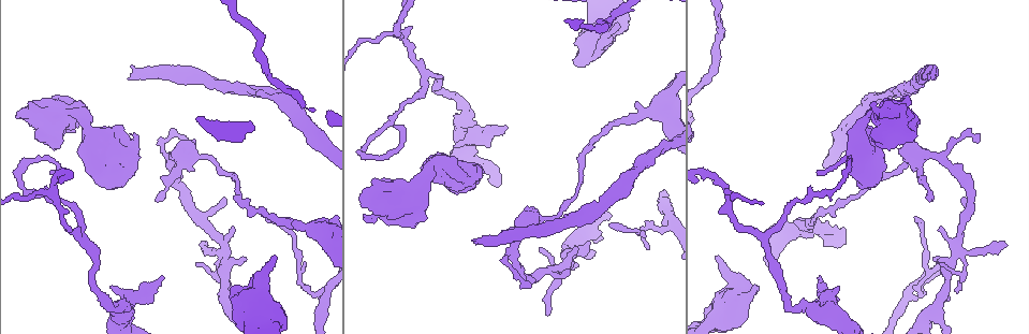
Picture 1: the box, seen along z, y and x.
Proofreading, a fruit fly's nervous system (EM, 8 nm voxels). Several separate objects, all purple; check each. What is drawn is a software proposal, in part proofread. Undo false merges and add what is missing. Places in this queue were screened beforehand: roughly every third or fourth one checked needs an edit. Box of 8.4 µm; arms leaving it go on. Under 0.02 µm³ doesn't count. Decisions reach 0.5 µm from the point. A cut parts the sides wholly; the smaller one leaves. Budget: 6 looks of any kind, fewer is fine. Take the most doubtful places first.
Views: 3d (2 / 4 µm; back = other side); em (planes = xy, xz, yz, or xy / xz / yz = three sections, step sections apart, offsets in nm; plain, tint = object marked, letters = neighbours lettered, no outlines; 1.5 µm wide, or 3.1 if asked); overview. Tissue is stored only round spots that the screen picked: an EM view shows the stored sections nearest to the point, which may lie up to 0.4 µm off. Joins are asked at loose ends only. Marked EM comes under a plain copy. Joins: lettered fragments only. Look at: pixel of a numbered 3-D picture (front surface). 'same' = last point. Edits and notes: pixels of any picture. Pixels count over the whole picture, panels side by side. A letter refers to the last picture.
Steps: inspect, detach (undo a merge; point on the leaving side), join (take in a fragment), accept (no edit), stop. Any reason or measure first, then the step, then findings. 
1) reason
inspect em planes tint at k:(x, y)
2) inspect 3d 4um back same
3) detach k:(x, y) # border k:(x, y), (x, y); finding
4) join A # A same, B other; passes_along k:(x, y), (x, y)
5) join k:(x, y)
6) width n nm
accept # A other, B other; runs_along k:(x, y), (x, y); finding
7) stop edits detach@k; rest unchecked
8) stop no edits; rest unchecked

stops while still wide
inspect 3d 4um at 1:(73, 132)

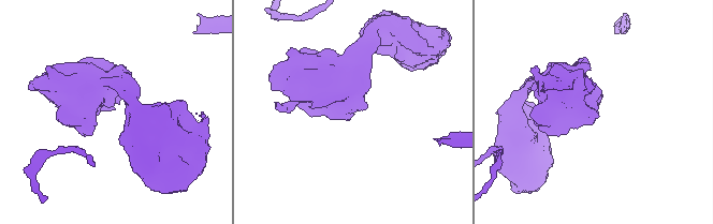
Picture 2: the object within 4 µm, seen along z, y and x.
inspect em planes tint at 2:(113, 108)

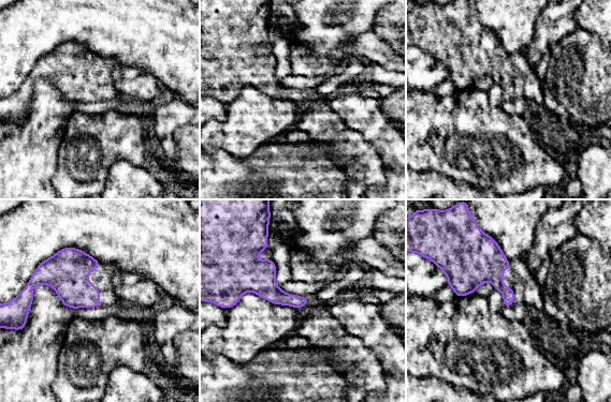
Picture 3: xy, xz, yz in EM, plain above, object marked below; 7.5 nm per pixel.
inspect em planes letters same

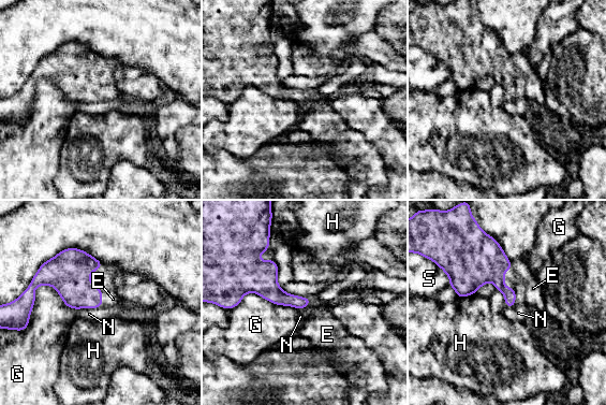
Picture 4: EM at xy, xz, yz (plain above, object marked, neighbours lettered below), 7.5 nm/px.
join 4:(533, 288) # E same, G other, H other, N other, S other; the neuron continues

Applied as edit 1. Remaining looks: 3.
sudden change in width
inspect 3d 2um at 1:(465, 123)

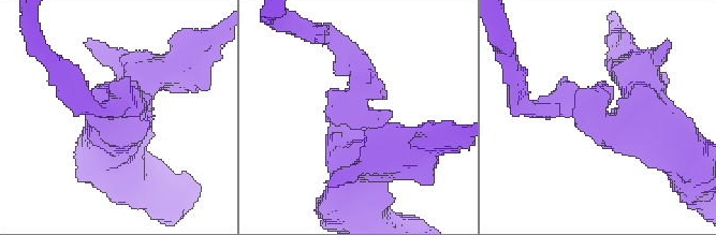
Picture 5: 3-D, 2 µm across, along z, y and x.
now the EM
inspect em planes letters at 5:(356, 115)

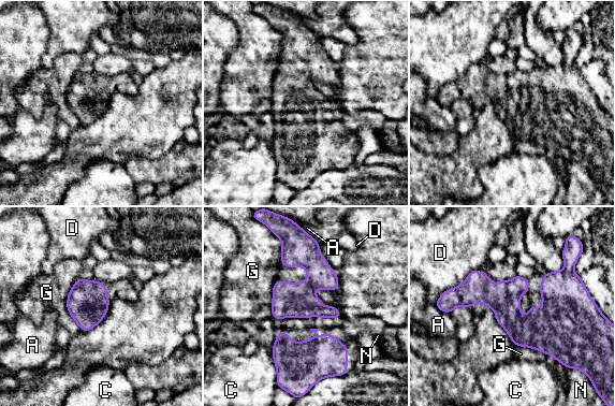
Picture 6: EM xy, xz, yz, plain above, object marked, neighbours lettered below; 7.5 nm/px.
accept # A other, C other, D other, G other, N other; border 6:(76, 278), (67, 309), (81, 330); all the same neuron

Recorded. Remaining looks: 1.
tapers out
inspect em xz step 8 letters at 1:(548, 314)

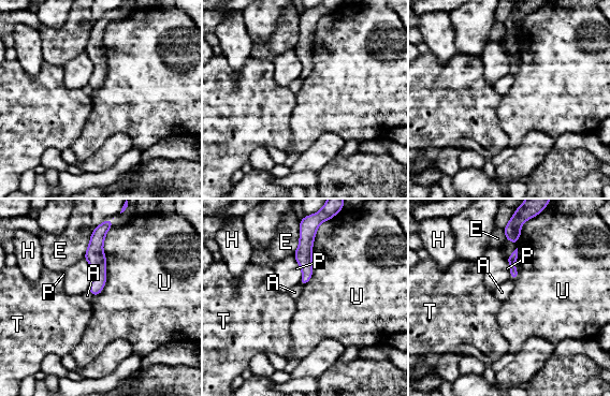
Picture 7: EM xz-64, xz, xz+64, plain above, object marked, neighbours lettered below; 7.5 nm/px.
width 110 nm
accept # A other, E other, H other, P other, T other, U other; runs_along 7:(101, 238), (95, 293); no lettered fragment goes on from it

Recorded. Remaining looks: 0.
stop edits join@4; rest unchecked

